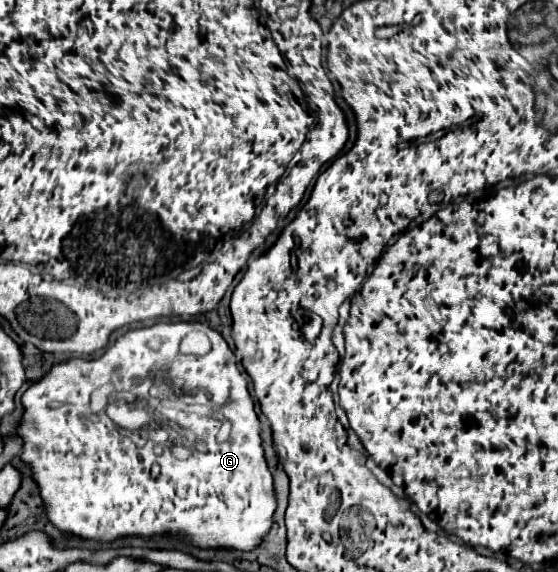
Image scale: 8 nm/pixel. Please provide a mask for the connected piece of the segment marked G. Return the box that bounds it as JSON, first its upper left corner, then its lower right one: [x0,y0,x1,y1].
[17,321,277,551]

